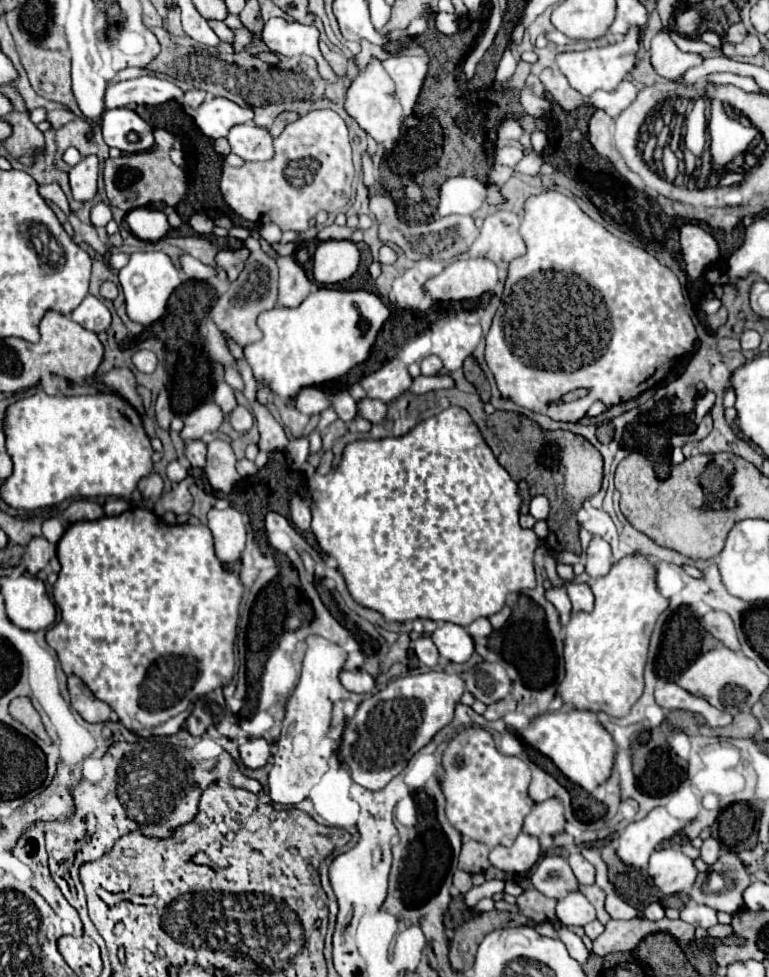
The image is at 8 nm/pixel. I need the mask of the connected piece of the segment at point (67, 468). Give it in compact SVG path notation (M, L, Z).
M39 391L37 395L33 397L27 397L27 399L21 399L17 403L13 403L9 409L7 409L7 417L5 417L5 435L7 435L7 451L13 459L13 475L9 479L5 479L5 483L1 485L1 497L7 505L15 507L15 509L25 509L25 511L33 511L33 509L39 509L39 507L49 507L49 505L55 505L55 503L61 503L63 499L69 499L69 497L99 497L99 495L109 495L109 497L119 497L119 499L127 499L135 489L137 489L137 483L141 477L149 475L151 473L151 467L153 467L153 461L151 461L151 455L153 455L153 447L149 443L149 437L147 433L143 431L143 423L141 423L141 417L139 413L119 395L111 393L111 401L105 397L105 395L93 395L93 397L66 397L59 395L57 397L51 397L43 391Z

